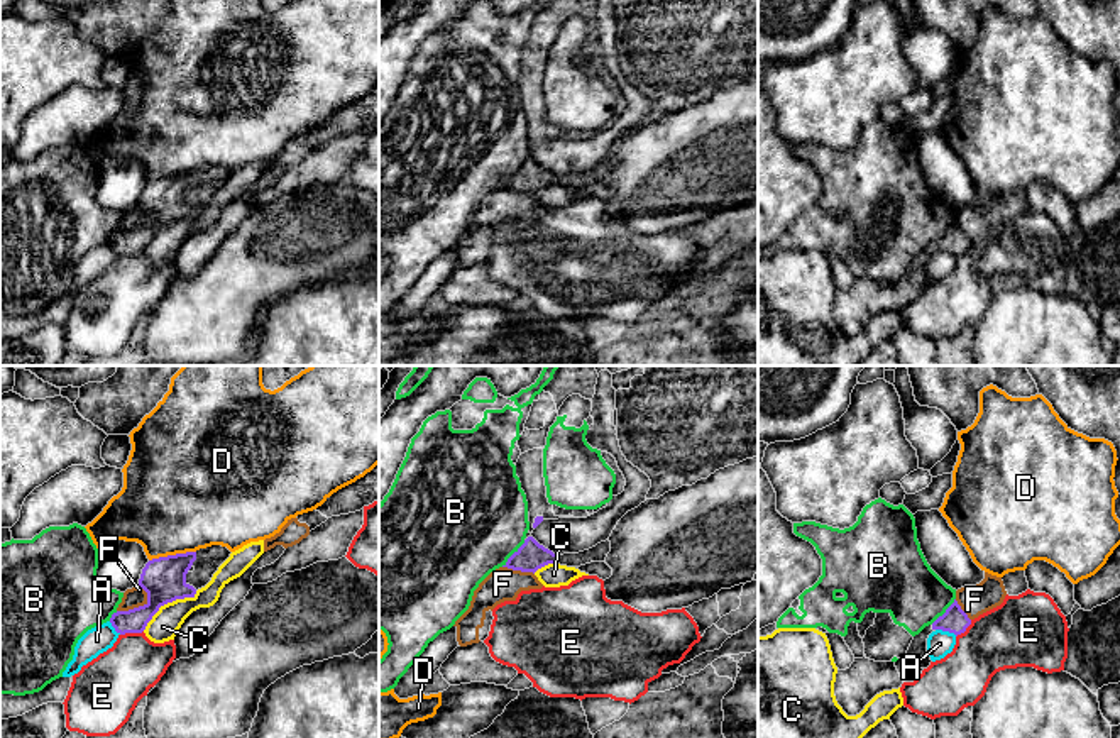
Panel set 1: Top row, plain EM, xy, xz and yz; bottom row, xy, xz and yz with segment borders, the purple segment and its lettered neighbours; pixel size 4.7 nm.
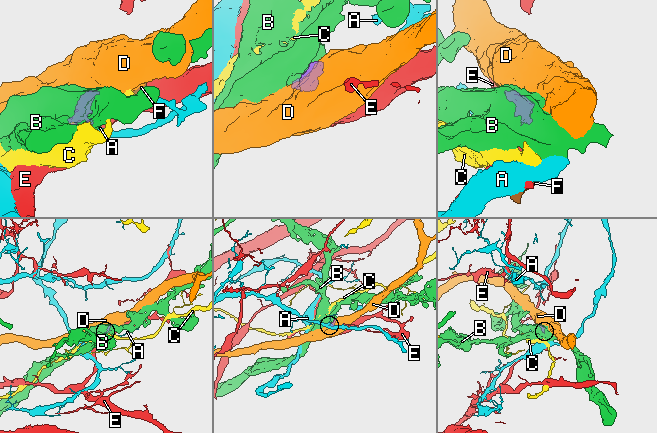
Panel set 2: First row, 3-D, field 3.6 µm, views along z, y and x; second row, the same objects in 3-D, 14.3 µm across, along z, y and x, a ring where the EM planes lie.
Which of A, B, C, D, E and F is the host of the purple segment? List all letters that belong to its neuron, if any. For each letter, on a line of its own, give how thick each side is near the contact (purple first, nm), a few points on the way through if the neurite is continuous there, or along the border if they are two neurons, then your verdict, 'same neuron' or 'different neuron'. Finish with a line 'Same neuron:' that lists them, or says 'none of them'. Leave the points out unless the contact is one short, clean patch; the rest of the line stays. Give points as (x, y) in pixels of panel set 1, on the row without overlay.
A: 120 nm thick on the purple side, 120 nm on the other; border along yz (936, 249), (956, 256); different neuron
B: 140 nm thick on the purple side, 500 nm on the other; different neuron
C: 200 nm thick on the purple side, 140 nm on the other; border along xy (197, 212), (192, 217), (164, 224), (142, 251); different neuron
D: 200 nm thick on the purple side, 480 nm on the other; different neuron
E: 140 nm thick on the purple side, 300 nm on the other; border along xy (142, 251), (120, 256); different neuron
F: 200 nm thick on the purple side, 100 nm on the other; different neuron
Same neuron: none of them

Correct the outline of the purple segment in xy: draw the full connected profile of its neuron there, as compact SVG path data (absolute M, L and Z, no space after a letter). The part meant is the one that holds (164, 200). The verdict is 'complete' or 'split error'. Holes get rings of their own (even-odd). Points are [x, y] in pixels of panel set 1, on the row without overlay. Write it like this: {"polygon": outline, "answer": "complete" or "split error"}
{"polygon": "M211 166L196 173L152 179L142 190L139 207L147 213L144 227L117 232L110 244L117 254L142 254L161 227L176 220L195 218L218 188L230 178L230 171Z", "answer": "split error"}

